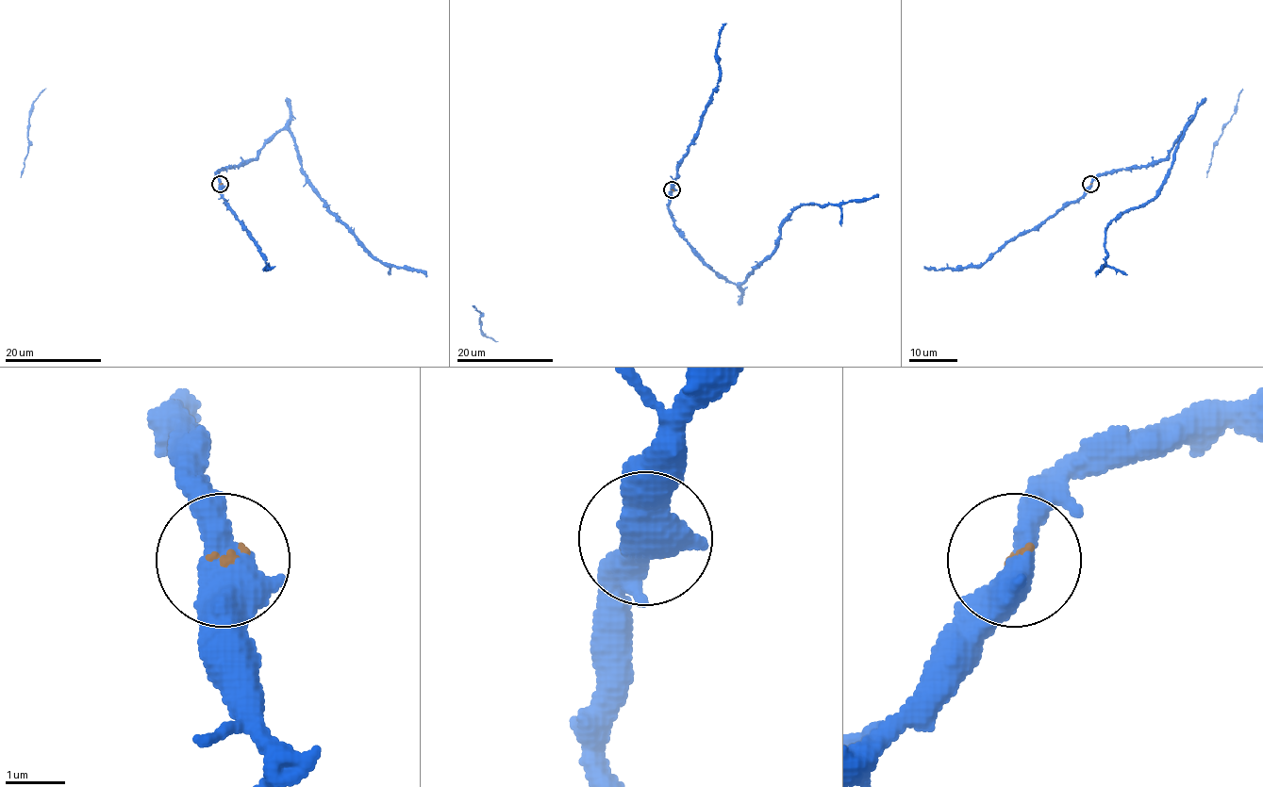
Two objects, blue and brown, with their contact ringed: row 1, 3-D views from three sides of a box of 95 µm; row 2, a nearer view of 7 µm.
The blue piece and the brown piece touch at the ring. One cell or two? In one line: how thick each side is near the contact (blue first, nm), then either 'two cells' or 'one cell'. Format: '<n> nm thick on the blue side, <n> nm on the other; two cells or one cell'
550 nm thick on the blue side, 70 nm on the other; two cells

